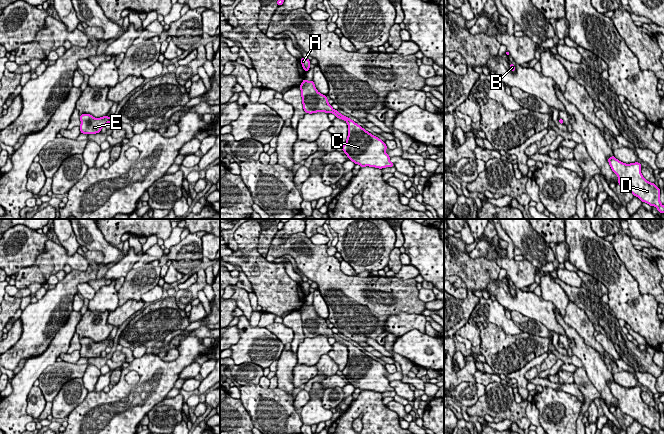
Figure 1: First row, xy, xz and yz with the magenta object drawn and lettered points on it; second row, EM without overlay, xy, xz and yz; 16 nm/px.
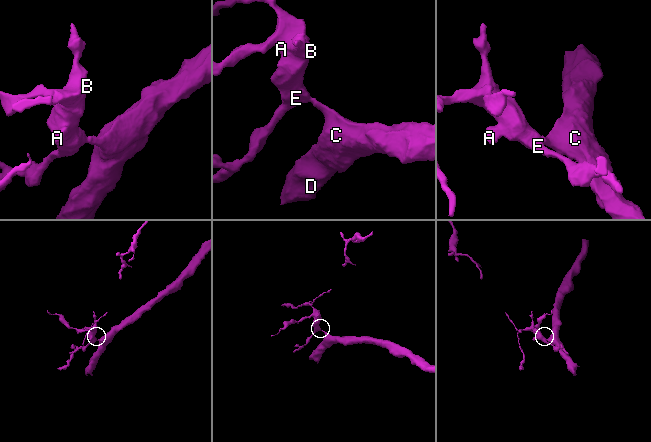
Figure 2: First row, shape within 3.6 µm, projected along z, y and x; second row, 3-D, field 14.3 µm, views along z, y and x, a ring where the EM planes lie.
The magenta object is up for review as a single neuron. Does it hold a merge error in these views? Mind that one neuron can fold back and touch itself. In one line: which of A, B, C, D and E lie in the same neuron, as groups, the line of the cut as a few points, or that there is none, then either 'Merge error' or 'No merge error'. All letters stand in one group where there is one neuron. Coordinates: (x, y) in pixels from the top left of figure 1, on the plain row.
Groups: A B C D E. No split. No merge error

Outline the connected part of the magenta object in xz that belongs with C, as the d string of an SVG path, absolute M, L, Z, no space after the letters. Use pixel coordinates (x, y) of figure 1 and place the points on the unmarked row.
M303 304L299 310L301 313L303 333L305 337L326 336L333 337L336 342L345 344L348 348L348 361L342 374L348 380L349 384L361 391L370 390L379 393L385 391L394 391L390 386L389 379L385 376L387 370L378 361L370 358L350 342L334 334L328 327L326 319L319 317L313 304Z

